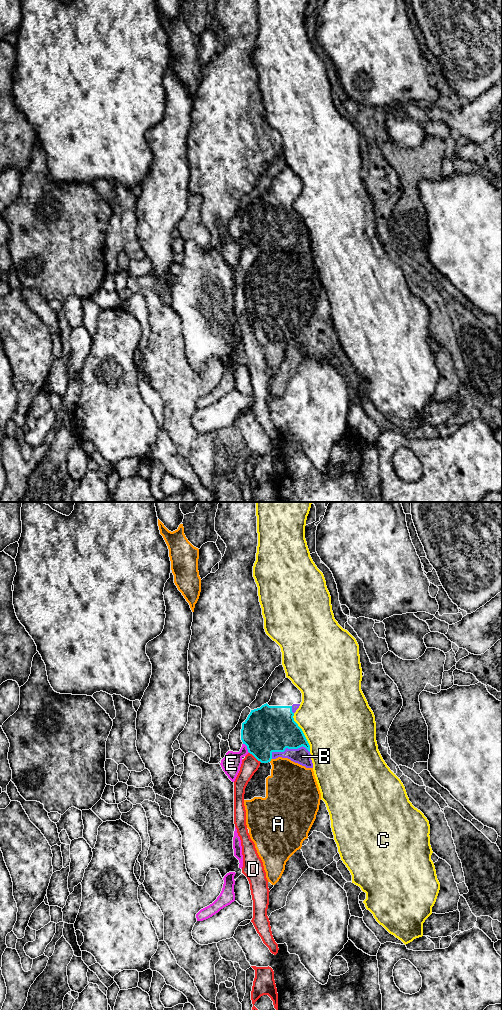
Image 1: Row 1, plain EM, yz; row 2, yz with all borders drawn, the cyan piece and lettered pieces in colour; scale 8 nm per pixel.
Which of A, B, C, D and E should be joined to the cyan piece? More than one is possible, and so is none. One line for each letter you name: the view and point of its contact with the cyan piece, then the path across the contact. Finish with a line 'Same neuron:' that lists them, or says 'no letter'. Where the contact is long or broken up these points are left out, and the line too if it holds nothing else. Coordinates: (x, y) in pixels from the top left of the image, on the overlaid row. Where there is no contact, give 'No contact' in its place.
B: Touches cyan at yz (288, 748)
Same neuron: B

